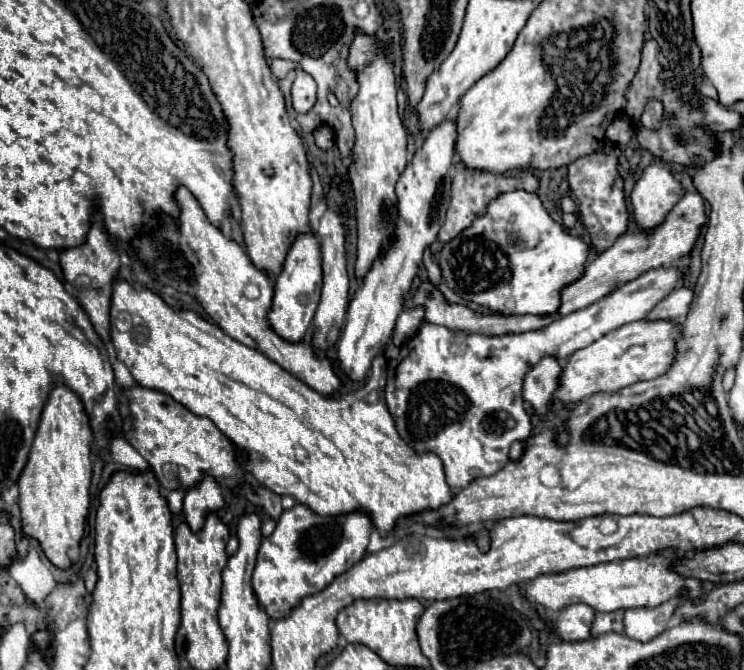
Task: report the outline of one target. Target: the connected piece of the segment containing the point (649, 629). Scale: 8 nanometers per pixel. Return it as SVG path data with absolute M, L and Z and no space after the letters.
M673 598L657 608L635 608L625 610L625 634L633 640L649 642L659 636L671 622L673 610L681 604L683 598Z

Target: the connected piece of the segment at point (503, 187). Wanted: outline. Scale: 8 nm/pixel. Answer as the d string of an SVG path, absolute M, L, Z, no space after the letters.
M457 162L455 164L455 178L453 178L453 192L451 192L451 204L449 204L449 210L447 210L447 220L445 224L441 226L441 232L439 232L439 244L447 244L449 240L453 240L453 236L459 236L465 228L469 228L469 224L485 214L485 208L489 204L489 200L495 200L501 192L511 192L511 190L525 190L525 192L537 192L539 188L539 178L529 170L529 172L523 172L521 176L517 178L509 178L509 176L503 176L503 174L489 174L489 172L483 172L483 170L473 170L469 166L465 166L463 162Z

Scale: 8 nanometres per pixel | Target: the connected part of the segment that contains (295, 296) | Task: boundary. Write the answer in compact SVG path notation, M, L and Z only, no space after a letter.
M299 234L293 242L287 260L283 264L283 272L275 278L275 292L273 302L267 312L269 326L287 342L301 342L311 326L311 320L315 316L315 308L319 304L321 294L321 250L319 240L313 234Z

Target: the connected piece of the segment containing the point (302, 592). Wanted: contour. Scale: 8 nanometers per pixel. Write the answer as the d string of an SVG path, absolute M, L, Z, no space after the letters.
M303 504L283 512L275 532L261 540L257 566L251 578L261 608L273 620L289 616L287 608L297 608L305 596L321 592L337 574L349 570L365 556L371 530L373 524L363 512L321 518Z

